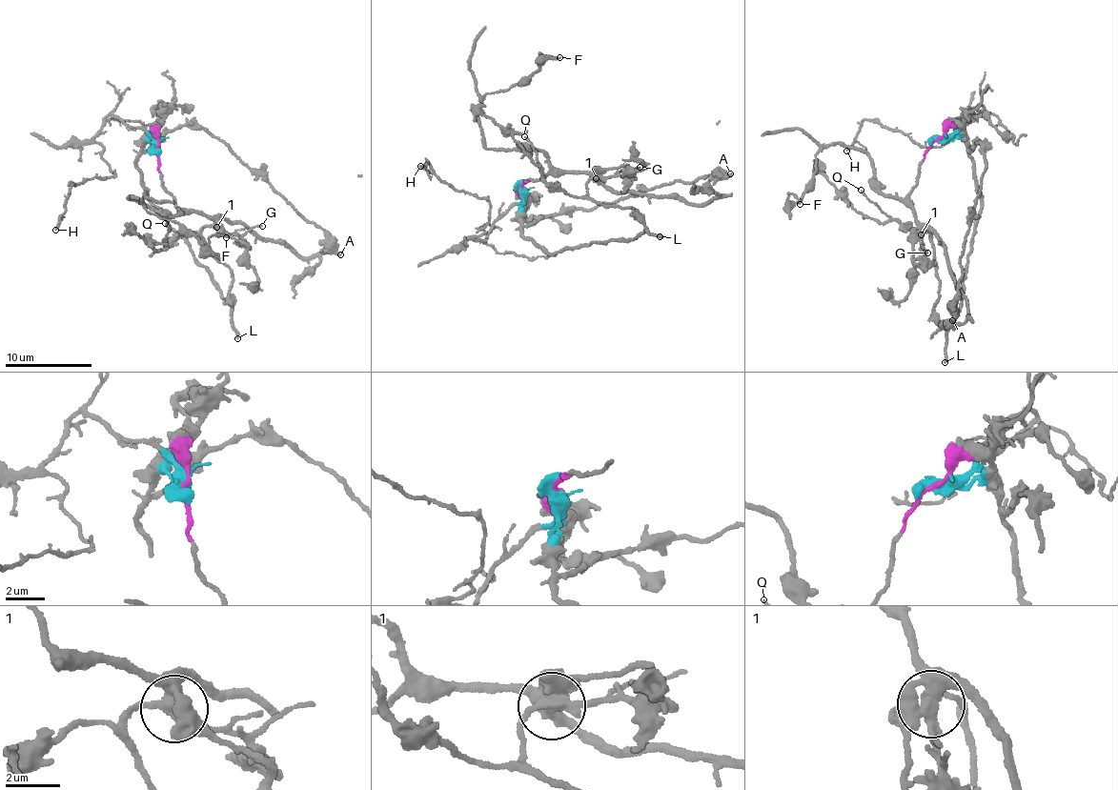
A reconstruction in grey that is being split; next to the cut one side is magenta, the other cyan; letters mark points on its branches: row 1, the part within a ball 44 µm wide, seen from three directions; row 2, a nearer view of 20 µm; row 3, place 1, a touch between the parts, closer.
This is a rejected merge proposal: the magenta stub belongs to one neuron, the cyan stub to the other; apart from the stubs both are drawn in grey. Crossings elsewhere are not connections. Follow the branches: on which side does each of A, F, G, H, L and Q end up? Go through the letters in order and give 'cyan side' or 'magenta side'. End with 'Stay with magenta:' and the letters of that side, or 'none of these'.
A: cyan side
F: magenta side
G: cyan side
H: cyan side
L: cyan side
Q: cyan side
Stay with magenta: F

